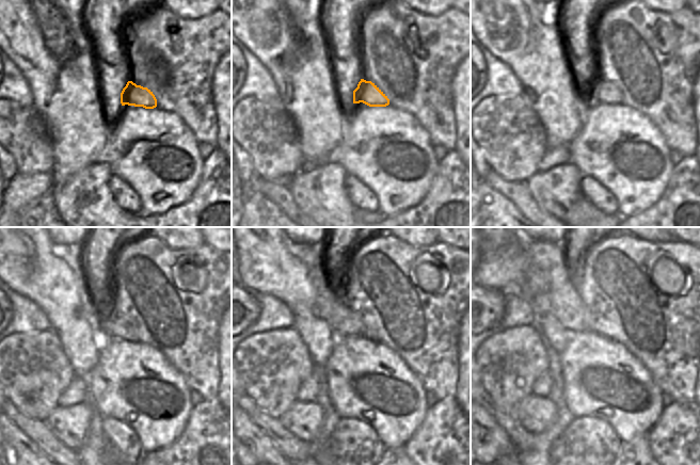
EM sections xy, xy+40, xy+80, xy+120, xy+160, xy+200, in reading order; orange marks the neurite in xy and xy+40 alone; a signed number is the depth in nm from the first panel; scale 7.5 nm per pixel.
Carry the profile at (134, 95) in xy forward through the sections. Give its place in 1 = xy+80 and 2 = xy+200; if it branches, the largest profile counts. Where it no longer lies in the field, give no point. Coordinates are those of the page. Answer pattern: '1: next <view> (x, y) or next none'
1: next xy+80 (592, 87)
2: next xy+200 (547, 266)

